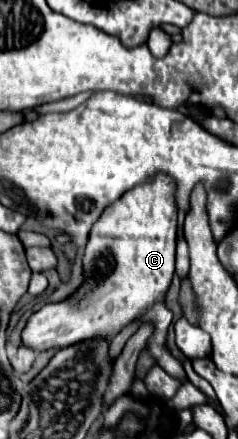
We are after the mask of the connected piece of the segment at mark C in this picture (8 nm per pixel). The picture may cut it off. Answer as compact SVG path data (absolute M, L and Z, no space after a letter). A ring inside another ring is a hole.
M155 176L151 184L139 184L139 188L131 188L131 192L123 194L115 204L109 204L99 220L91 228L91 236L83 256L83 286L63 302L45 304L41 310L29 316L25 328L21 330L21 344L31 348L33 352L43 352L49 348L63 348L87 338L105 336L113 338L123 326L131 320L141 318L141 322L151 320L155 324L155 334L149 340L149 350L155 356L157 364L165 368L177 380L185 380L183 364L173 358L165 350L165 334L171 324L171 310L165 306L165 292L171 284L175 272L175 240L177 240L177 208L175 208L175 184L171 184L171 176Z

